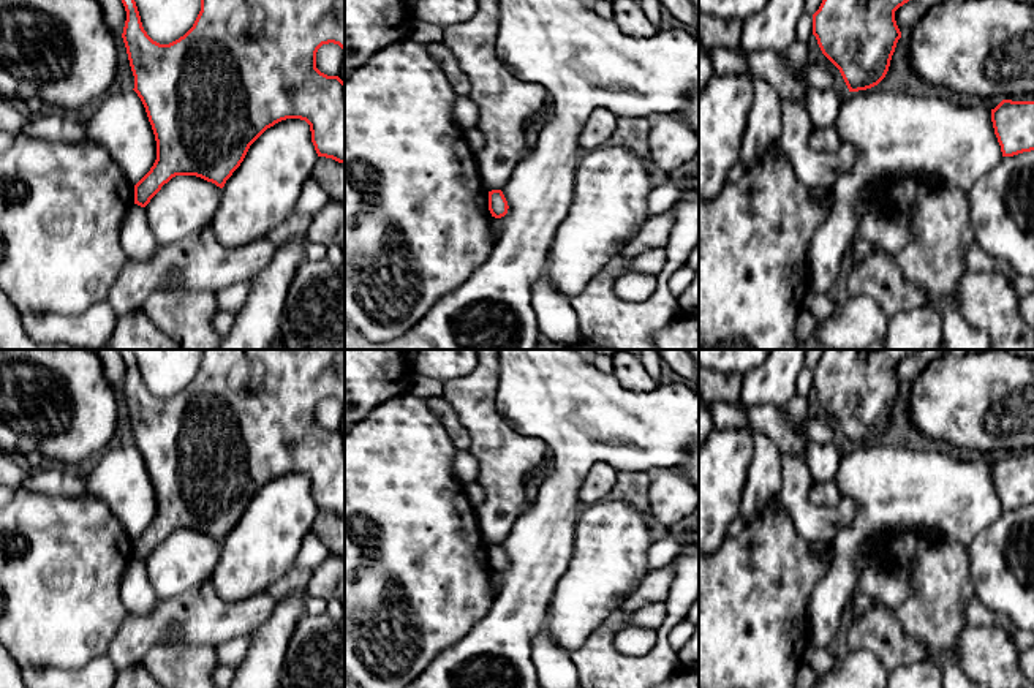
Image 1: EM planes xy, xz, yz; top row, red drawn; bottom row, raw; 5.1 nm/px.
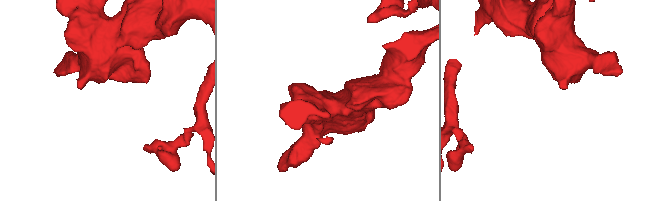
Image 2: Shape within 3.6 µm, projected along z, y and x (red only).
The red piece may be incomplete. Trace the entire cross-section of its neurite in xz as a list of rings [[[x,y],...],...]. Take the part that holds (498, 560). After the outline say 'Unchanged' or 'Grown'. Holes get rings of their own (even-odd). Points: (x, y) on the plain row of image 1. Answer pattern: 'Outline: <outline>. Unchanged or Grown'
Outline: [[[492,544],[489,546],[489,565],[492,571],[501,573],[508,568],[508,555],[501,544]]]. Unchanged

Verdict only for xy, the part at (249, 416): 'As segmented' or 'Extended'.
As segmented

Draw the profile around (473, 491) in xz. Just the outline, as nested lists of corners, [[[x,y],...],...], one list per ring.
[[[477,481],[465,484],[465,493],[471,503],[473,508],[477,508],[484,503],[484,490]]]

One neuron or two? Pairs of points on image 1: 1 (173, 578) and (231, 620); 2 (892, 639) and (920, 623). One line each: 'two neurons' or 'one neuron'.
1: two neurons
2: two neurons

